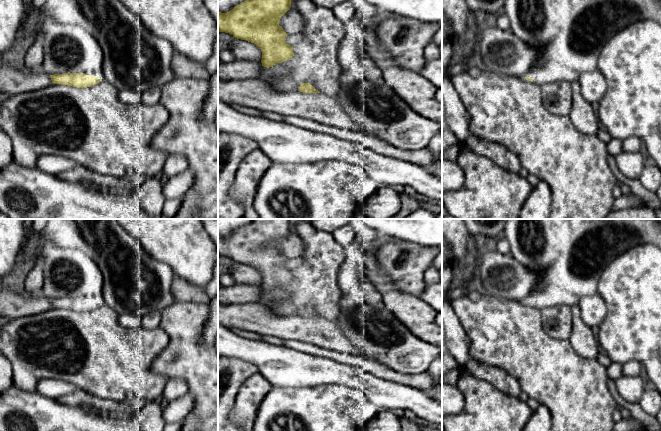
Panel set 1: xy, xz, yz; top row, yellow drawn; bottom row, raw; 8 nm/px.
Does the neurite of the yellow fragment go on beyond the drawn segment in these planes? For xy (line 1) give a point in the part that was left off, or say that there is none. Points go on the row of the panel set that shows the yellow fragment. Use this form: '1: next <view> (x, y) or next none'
1: next xy (98, 72)

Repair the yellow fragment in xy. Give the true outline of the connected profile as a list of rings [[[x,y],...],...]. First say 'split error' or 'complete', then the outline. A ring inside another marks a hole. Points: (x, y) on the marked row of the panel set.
split error; [[[103,67],[86,71],[70,71],[63,74],[50,75],[53,84],[67,85],[77,88],[92,87],[105,80]]]

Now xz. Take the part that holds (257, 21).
complete; [[[246,0],[227,13],[218,11],[218,32],[254,43],[262,51],[262,66],[273,67],[294,56],[293,46],[285,42],[288,34],[279,25],[280,18],[290,8],[291,0]]]

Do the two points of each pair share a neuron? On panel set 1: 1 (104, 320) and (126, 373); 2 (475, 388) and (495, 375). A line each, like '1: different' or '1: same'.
1: same
2: different

